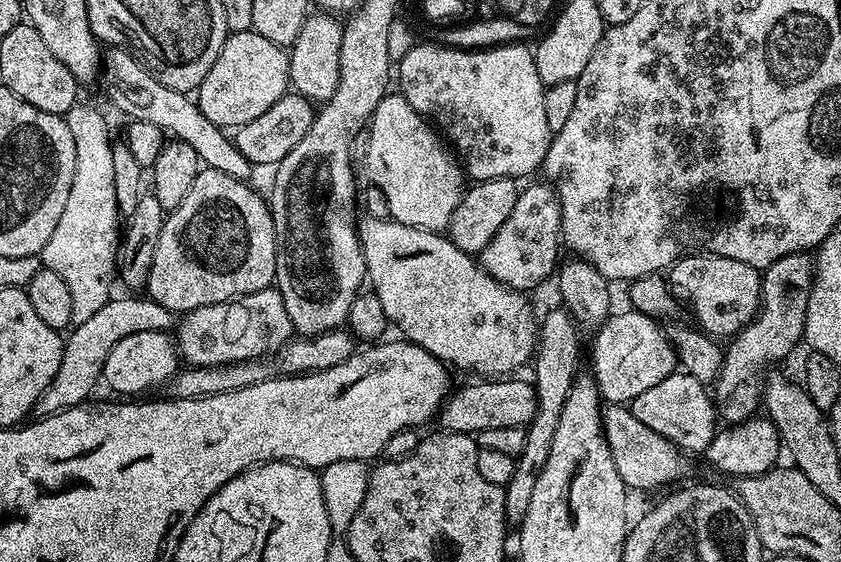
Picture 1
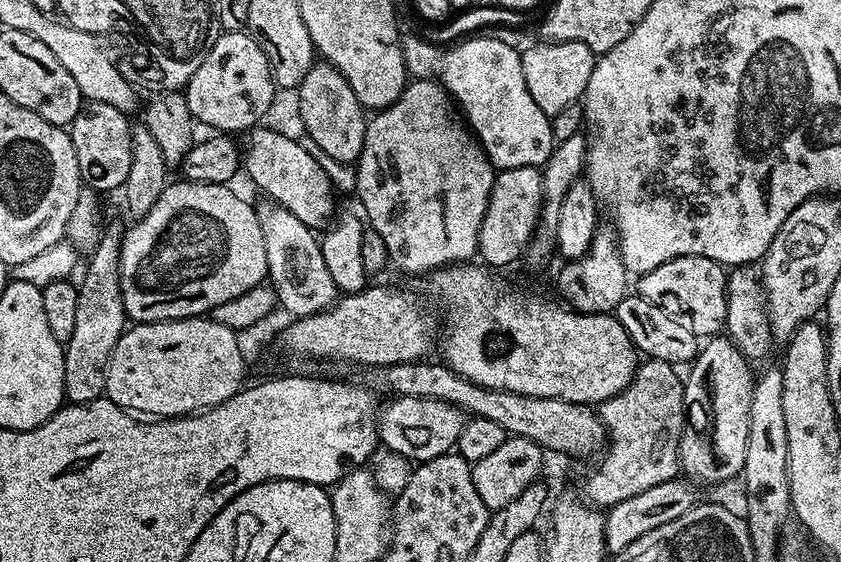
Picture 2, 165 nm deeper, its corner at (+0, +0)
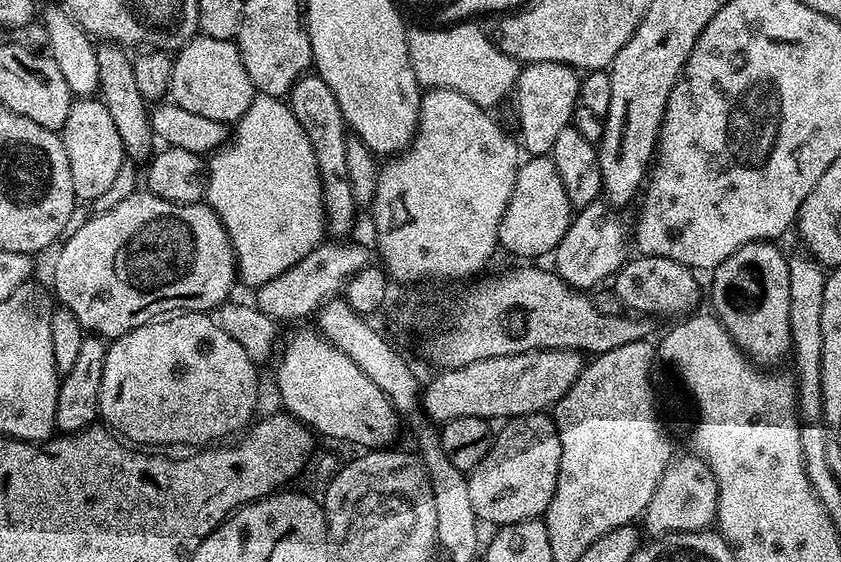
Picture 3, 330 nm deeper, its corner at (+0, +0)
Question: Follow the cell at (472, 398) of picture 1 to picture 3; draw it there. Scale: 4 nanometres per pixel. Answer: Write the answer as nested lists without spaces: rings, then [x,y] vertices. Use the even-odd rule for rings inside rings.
[[[300,328],[279,353],[276,364],[276,388],[280,391],[283,411],[295,420],[301,420],[313,433],[361,444],[364,450],[384,450],[396,436],[398,413],[388,396],[370,382],[370,378],[342,350],[338,350],[312,328]]]

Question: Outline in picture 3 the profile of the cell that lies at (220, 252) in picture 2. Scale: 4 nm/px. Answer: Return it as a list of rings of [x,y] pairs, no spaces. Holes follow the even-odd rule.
[[[147,190],[130,193],[114,210],[89,215],[88,221],[75,234],[67,236],[59,248],[52,268],[55,299],[78,318],[85,333],[101,338],[121,336],[169,314],[211,313],[231,297],[228,295],[232,287],[238,284],[236,255],[215,210],[204,202],[170,202]]]

